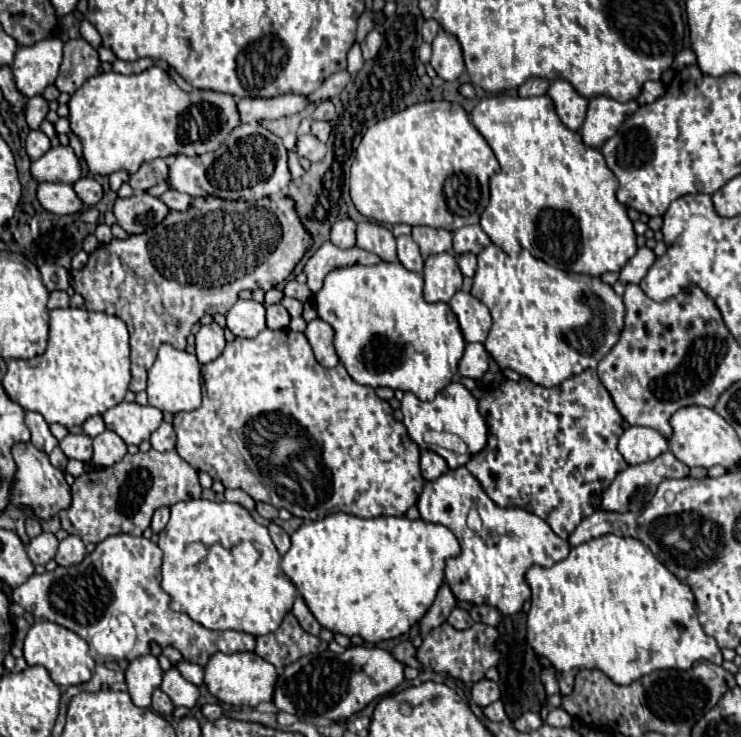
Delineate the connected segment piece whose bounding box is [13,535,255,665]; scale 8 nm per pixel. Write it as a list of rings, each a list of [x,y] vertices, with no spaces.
[[[113,535],[101,541],[79,565],[67,569],[57,567],[53,573],[31,575],[13,591],[13,601],[35,617],[75,631],[87,643],[97,633],[97,619],[127,613],[141,643],[147,645],[149,641],[155,641],[161,647],[171,645],[181,651],[185,659],[199,665],[205,665],[215,651],[237,653],[255,649],[255,637],[249,633],[205,629],[187,613],[169,609],[169,597],[161,589],[161,549],[145,537]]]

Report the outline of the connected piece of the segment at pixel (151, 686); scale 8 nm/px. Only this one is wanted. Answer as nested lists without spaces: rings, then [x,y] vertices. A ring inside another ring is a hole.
[[[143,655],[129,663],[125,671],[125,683],[137,707],[151,705],[151,693],[161,685],[161,677],[163,677],[163,671],[159,667],[157,657],[153,655]]]

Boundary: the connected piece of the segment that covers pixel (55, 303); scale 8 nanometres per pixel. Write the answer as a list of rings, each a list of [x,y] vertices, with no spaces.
[[[53,291],[49,295],[49,303],[47,303],[47,309],[57,309],[57,307],[69,307],[71,299],[65,291]]]

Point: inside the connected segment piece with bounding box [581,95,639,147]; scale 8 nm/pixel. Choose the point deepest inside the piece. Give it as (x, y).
(605, 115)

